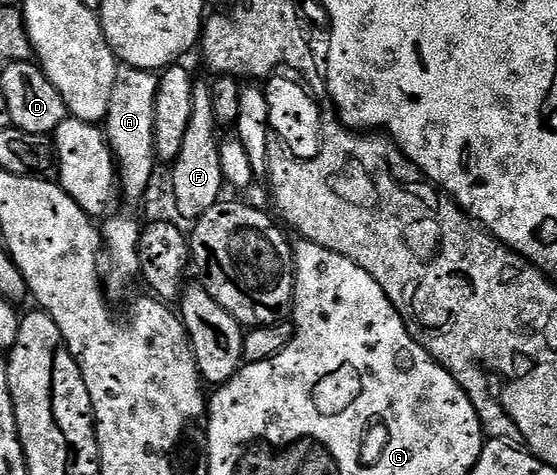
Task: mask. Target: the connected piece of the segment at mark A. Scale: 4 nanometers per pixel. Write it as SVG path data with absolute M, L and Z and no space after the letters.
M121 65L115 75L115 87L111 91L111 107L103 122L105 138L117 162L119 189L129 201L141 201L153 181L153 168L159 165L155 151L155 95L156 72L130 65Z

